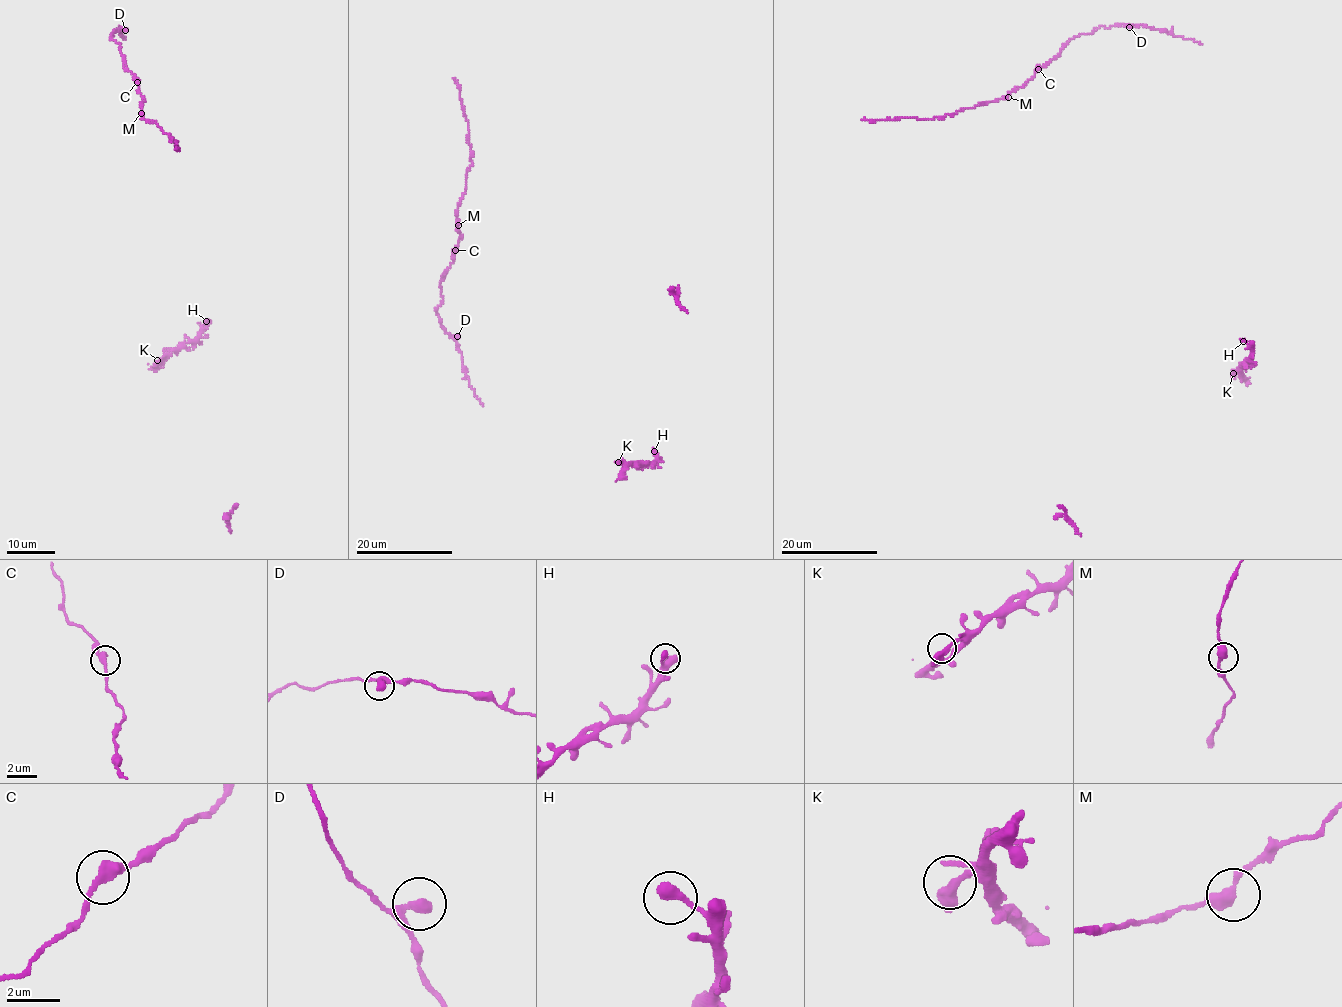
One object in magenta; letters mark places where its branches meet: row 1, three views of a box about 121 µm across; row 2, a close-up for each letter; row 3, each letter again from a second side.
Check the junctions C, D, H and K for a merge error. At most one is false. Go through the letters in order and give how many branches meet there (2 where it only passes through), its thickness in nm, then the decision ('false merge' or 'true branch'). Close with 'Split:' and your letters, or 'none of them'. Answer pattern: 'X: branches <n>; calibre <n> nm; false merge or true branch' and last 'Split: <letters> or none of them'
C: branches 2; calibre 360 nm; false merge
D: branches 2; calibre 360 nm; true branch
H: branches 1; calibre 400 nm; true branch
K: branches 2; calibre 380 nm; true branch
Split: C

